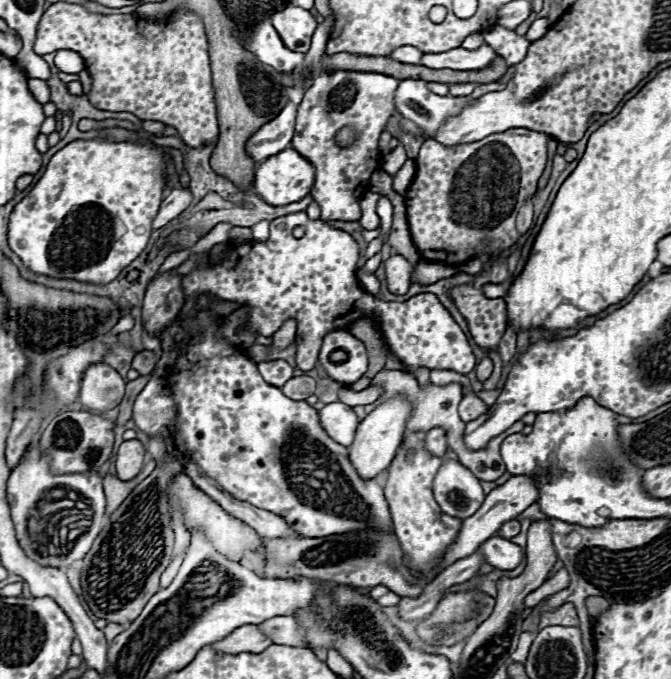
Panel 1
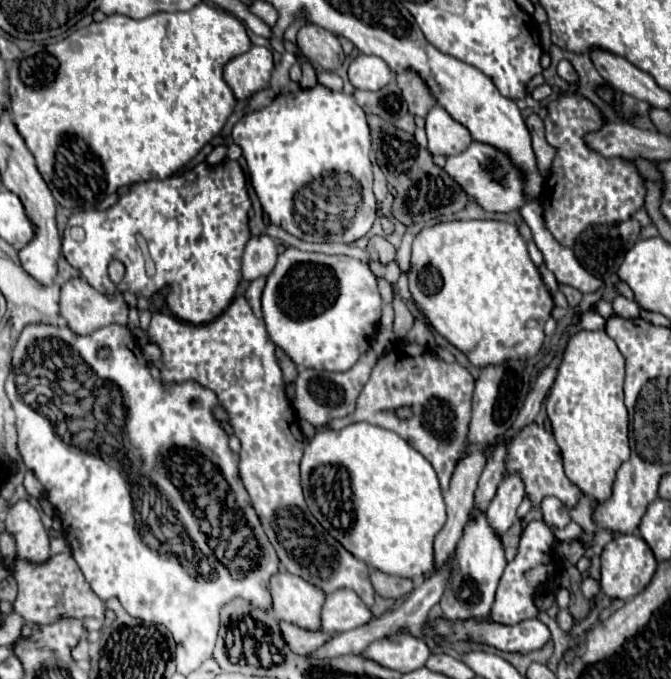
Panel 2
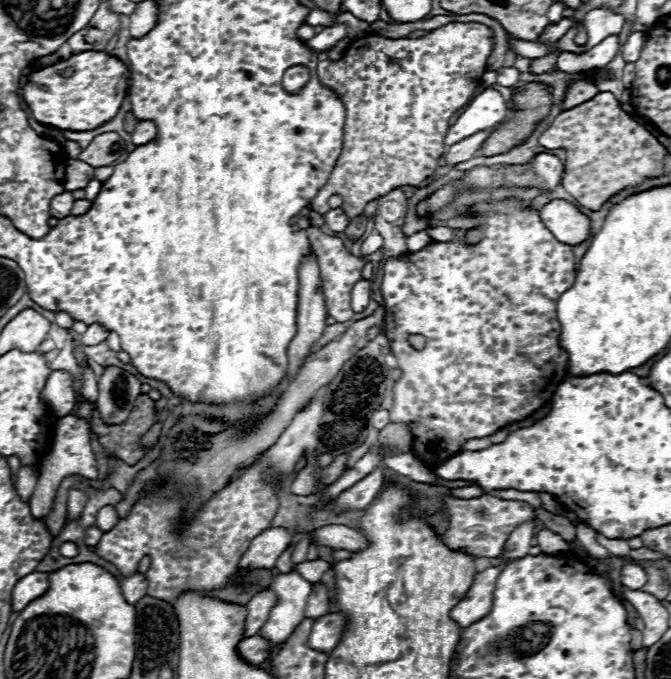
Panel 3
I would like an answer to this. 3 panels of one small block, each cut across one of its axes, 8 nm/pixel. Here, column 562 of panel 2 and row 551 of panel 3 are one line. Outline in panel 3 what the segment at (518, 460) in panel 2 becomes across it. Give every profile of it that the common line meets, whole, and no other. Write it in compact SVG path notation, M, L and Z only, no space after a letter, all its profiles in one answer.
M484 494L480 498L470 498L470 500L446 498L444 512L448 514L448 530L444 534L446 546L454 550L468 550L476 558L500 556L512 530L520 526L520 522L534 516L534 510L530 508L530 504L520 502L520 500L502 500L490 494Z

